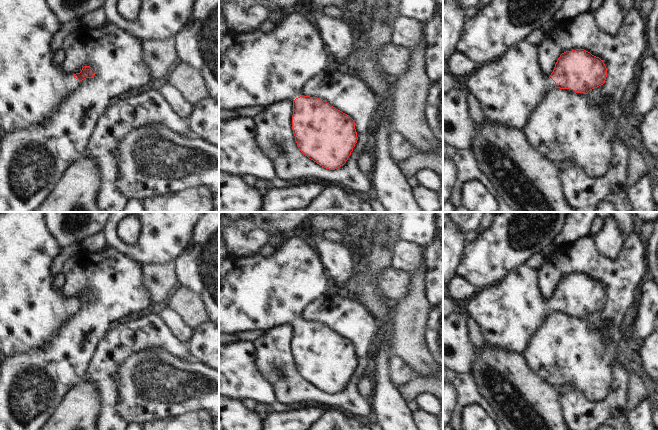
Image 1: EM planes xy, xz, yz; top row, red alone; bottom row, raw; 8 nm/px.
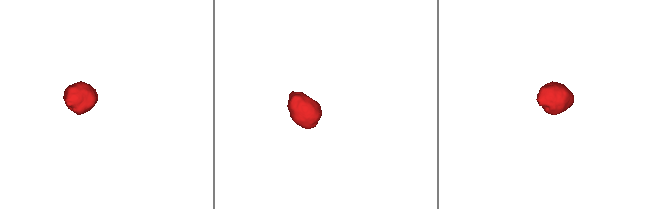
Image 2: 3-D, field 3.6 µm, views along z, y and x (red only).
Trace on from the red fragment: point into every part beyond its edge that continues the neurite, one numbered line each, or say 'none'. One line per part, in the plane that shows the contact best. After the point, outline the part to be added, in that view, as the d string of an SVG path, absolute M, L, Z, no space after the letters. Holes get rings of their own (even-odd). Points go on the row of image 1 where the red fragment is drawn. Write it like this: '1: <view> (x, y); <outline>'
1: yz (508, 89); M526 41L512 46L496 61L476 69L467 83L467 90L479 100L488 122L520 130L524 130L532 110L553 88L555 82L539 66L537 46Z

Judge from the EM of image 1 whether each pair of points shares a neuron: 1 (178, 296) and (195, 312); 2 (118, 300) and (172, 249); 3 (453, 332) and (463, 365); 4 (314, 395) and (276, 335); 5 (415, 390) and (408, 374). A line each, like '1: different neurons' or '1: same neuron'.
1: same neuron
2: different neurons
3: same neuron
4: same neuron
5: different neurons

